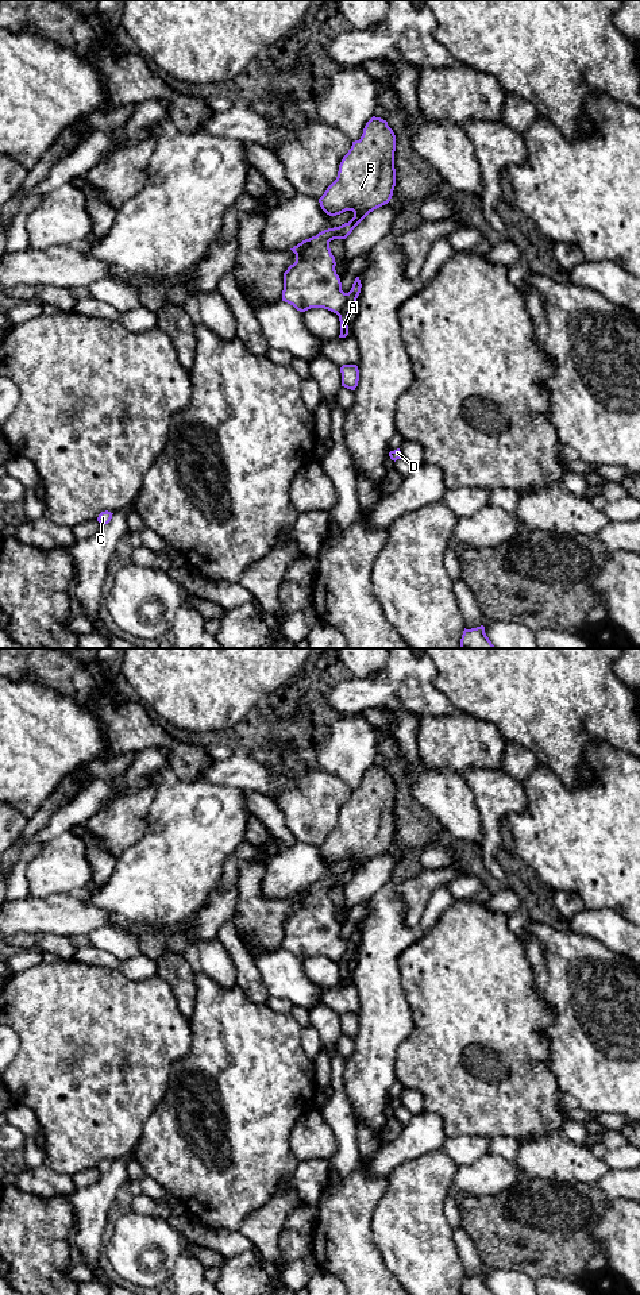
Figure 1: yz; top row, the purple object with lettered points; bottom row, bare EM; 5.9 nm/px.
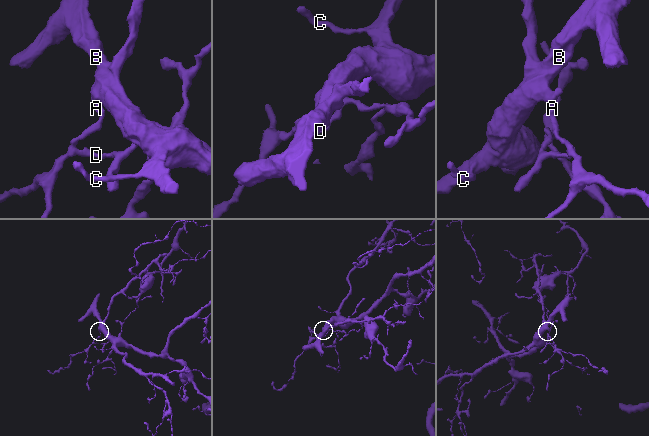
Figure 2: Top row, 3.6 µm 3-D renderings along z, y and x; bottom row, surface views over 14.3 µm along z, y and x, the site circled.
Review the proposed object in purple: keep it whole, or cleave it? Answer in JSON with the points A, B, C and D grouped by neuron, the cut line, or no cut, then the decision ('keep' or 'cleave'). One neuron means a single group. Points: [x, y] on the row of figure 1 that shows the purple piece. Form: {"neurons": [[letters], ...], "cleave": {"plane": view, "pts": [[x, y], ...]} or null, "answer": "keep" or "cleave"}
{"neurons": [["A", "D"], ["B", "C"]], "cleave": {"plane": "yz", "pts": [[347, 293], [347, 301], [336, 313]]}, "answer": "cleave"}

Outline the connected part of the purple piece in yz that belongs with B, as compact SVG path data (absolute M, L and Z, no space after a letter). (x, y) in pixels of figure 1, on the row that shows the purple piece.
M373 116L366 123L361 139L352 142L351 149L343 157L336 180L319 199L320 207L327 215L336 216L352 211L354 217L348 223L324 230L290 248L296 254L296 262L284 273L282 301L300 312L311 308L324 308L336 315L342 312L347 302L347 293L342 290L329 242L346 239L370 212L390 201L396 186L394 151L396 135L393 130L386 120Z

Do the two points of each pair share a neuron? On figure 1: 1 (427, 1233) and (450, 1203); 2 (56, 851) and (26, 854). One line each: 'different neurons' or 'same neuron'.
1: different neurons
2: different neurons

